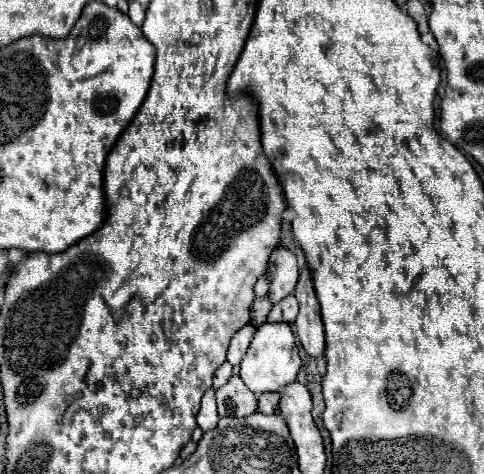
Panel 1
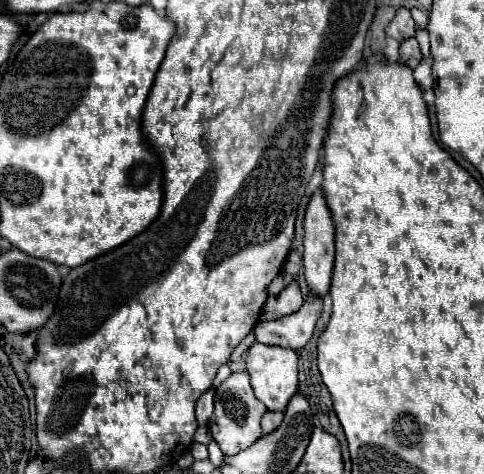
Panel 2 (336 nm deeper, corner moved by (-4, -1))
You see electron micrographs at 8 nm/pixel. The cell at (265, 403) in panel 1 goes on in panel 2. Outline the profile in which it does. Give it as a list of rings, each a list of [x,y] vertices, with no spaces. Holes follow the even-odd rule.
[[[266,412],[266,414],[262,416],[262,432],[264,432],[264,434],[274,432],[274,430],[280,426],[282,418],[284,418],[282,412]]]

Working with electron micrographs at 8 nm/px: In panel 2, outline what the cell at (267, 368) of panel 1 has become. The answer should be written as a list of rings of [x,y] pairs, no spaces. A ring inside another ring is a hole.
[[[256,342],[246,356],[246,368],[252,376],[252,388],[260,402],[266,404],[268,410],[284,410],[290,398],[298,392],[298,356],[290,348],[266,346]]]

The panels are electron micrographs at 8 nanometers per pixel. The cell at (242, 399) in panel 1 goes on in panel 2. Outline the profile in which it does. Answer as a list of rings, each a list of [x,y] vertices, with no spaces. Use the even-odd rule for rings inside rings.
[[[246,370],[232,372],[218,388],[214,396],[214,414],[208,422],[208,432],[222,448],[224,456],[234,456],[236,452],[242,452],[244,448],[250,448],[260,436],[260,418],[266,412],[266,406],[254,396],[250,386],[250,376]]]

